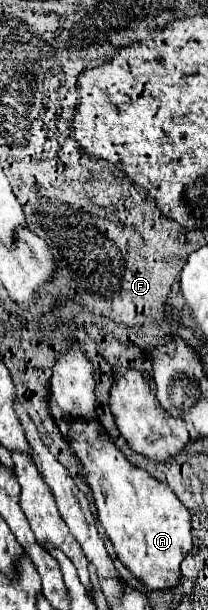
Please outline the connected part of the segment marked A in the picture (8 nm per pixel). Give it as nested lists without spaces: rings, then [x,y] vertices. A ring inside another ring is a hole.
[[[66,418],[66,440],[84,468],[84,478],[94,494],[98,522],[110,536],[118,560],[148,588],[166,590],[180,584],[180,562],[192,550],[190,512],[168,488],[146,470],[136,468],[102,434],[98,422]]]

